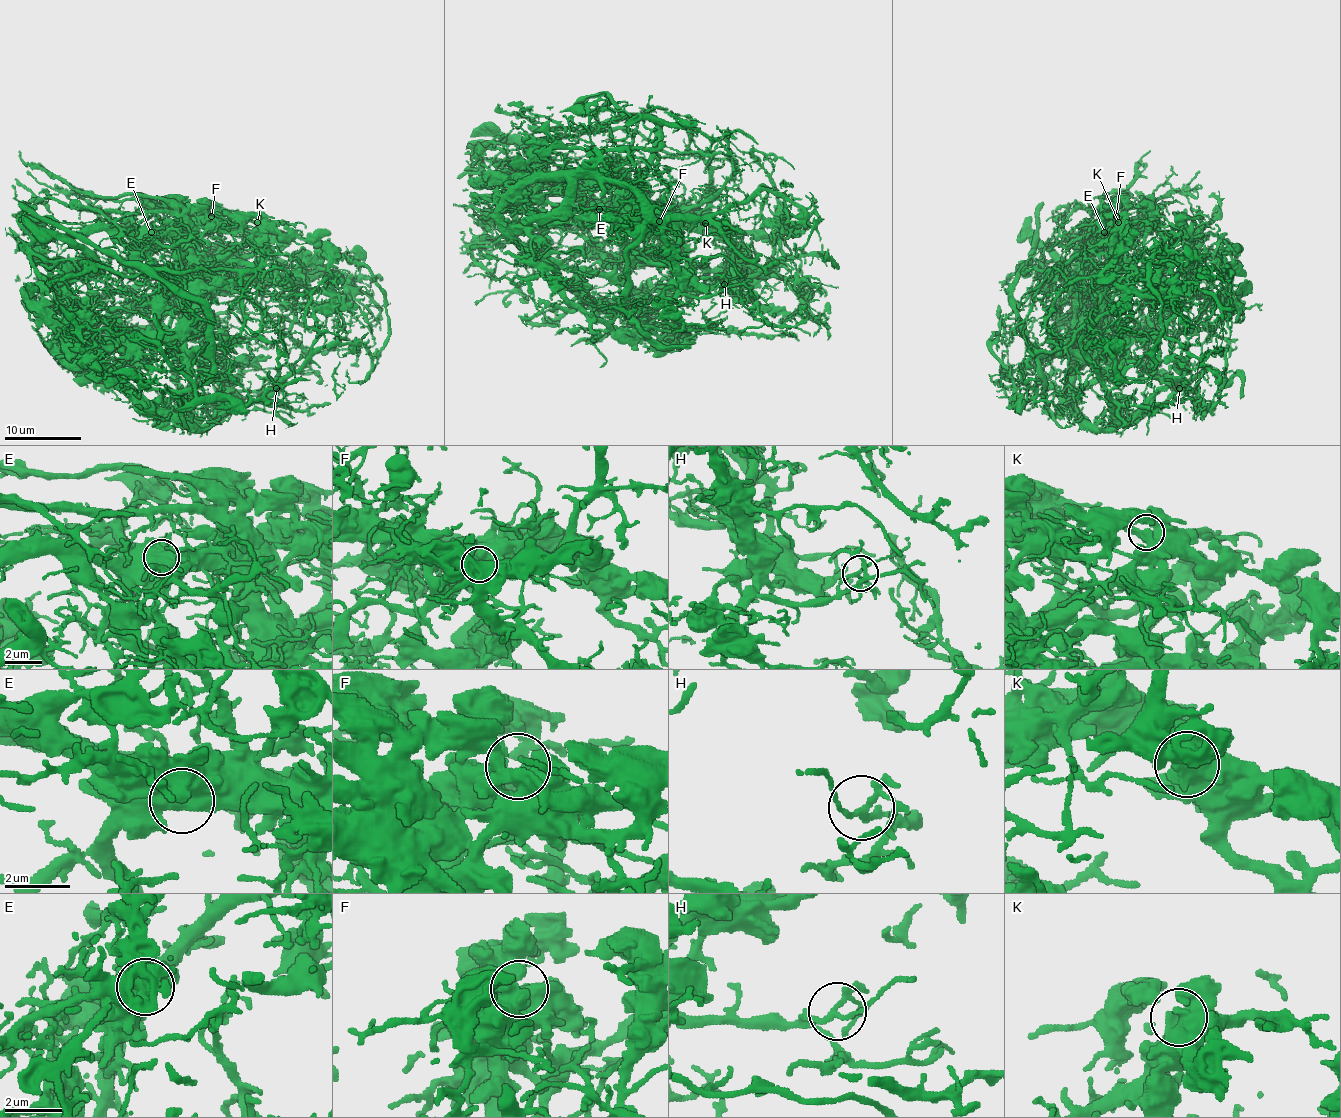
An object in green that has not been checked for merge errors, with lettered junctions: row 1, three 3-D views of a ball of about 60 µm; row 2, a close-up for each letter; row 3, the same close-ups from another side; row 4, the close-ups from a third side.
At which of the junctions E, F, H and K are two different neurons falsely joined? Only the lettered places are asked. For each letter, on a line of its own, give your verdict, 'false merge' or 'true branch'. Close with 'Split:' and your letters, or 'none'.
E: true branch
F: true branch
H: true branch
K: true branch
Split: none

